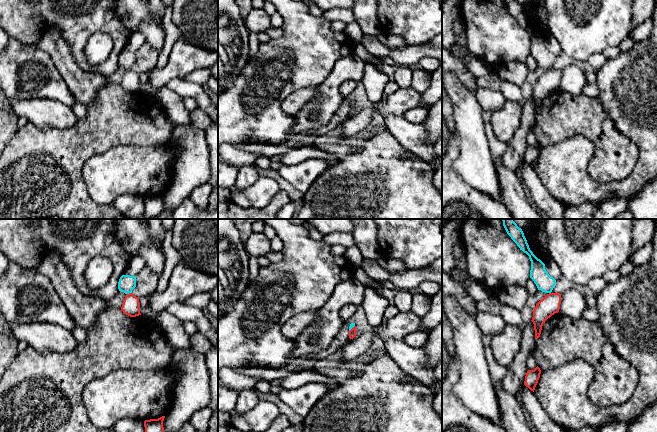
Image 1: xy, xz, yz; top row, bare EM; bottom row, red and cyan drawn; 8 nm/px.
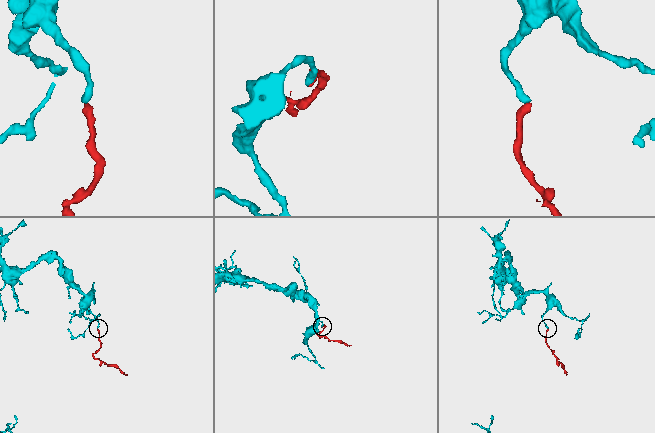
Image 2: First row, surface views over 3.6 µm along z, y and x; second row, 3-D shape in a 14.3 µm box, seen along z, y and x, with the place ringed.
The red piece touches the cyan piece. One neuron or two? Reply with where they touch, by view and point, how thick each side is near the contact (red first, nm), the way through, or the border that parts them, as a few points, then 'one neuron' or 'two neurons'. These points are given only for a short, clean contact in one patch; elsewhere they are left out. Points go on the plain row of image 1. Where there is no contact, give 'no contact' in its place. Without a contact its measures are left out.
xy (129, 69) | 140/140 nm | along xy (131, 68), (126, 70) | two neurons

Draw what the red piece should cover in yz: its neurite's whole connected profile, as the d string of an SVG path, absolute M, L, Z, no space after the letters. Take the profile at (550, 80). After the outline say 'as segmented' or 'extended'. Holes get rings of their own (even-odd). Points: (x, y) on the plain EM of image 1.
M549 69L540 76L533 86L532 98L534 100L535 115L541 110L542 102L545 97L555 89L559 88L561 80L561 70Z | as segmented

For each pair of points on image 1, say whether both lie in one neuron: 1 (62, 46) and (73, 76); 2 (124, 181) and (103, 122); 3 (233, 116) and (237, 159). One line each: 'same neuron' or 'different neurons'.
1: same neuron
2: different neurons
3: different neurons

